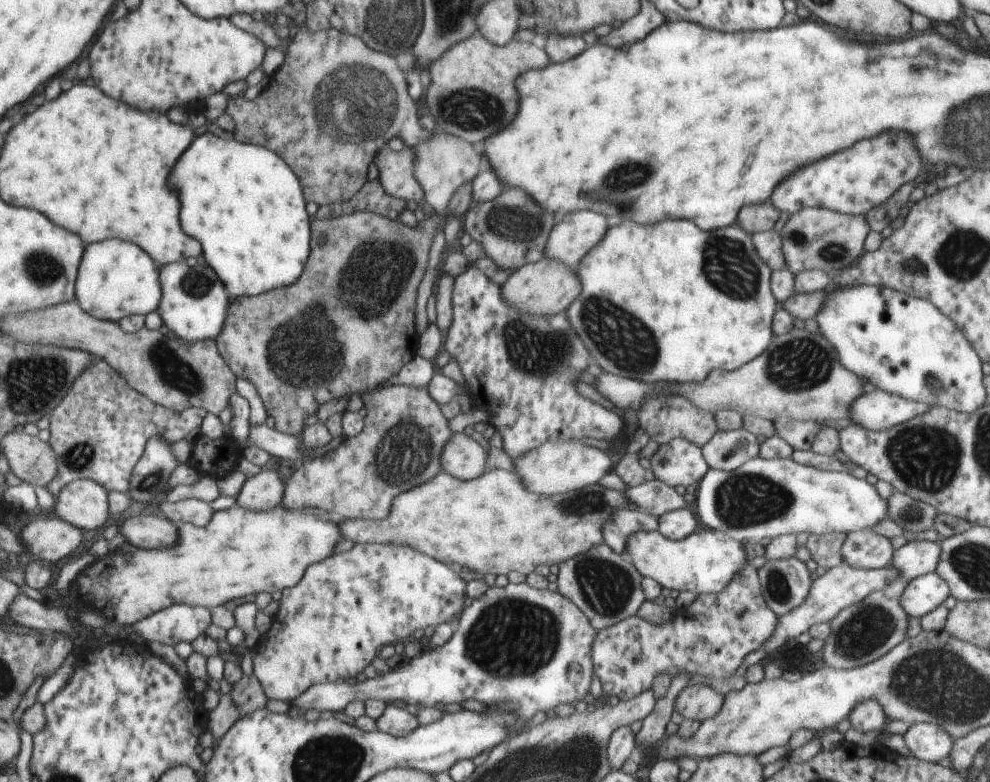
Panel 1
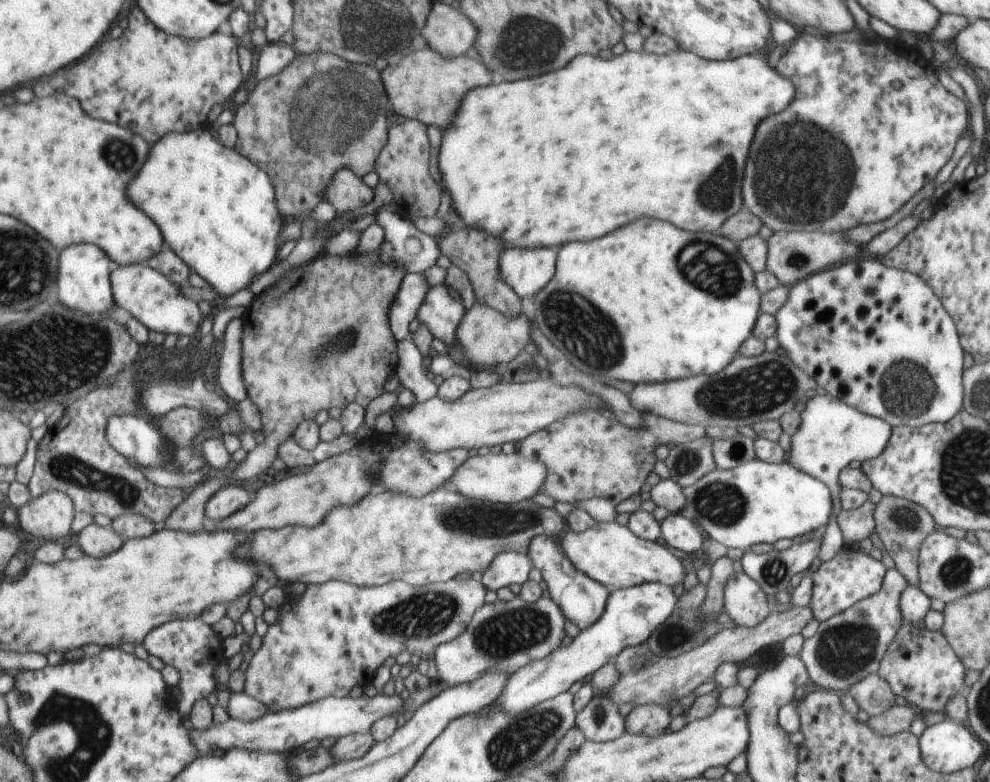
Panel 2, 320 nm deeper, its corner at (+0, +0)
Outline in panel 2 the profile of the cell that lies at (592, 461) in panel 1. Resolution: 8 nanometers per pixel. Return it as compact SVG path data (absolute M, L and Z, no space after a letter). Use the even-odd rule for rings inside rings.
M512 452L511 454L486 454L468 457L449 478L444 487L459 492L462 496L472 500L490 501L491 503L514 504L535 495L541 489L547 468L536 458L528 458Z

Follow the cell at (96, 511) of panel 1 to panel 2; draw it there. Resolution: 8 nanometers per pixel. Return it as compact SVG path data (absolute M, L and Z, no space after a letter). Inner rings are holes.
M51 491L30 499L28 504L9 513L15 525L24 532L42 538L43 541L58 541L70 534L70 526L76 513L74 500L62 491Z

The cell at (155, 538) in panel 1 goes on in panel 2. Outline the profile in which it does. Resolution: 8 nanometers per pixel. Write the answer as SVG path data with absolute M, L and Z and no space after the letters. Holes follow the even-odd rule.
M95 523L83 528L76 538L76 544L85 555L94 559L116 552L123 542L121 536L111 526L102 527Z

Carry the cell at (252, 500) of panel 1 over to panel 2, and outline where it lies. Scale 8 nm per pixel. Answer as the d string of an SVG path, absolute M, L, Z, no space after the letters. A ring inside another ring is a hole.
M226 485L209 498L205 506L205 516L210 520L221 521L232 513L242 510L249 502L246 490Z

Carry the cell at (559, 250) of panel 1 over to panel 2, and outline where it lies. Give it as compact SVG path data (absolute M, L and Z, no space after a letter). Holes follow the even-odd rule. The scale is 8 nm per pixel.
M505 248L500 254L500 276L521 299L534 296L552 280L559 248Z

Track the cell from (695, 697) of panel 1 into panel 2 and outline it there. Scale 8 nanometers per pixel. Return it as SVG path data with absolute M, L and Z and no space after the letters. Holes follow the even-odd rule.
M659 705L635 706L625 718L625 732L655 737L670 726L670 710Z

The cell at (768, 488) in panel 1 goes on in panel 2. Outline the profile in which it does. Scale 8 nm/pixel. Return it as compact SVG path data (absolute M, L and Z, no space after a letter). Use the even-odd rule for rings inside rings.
M755 458L733 469L717 468L682 490L687 500L681 512L685 517L694 521L710 540L716 540L727 548L742 548L744 551L754 544L774 544L780 538L804 536L806 532L826 526L832 512L832 498L826 485L786 462L767 463Z

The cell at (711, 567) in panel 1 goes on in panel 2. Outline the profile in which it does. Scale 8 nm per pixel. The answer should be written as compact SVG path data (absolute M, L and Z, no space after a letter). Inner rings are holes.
M623 518L594 523L594 526L584 532L576 532L568 528L562 532L557 541L561 551L568 557L577 572L603 584L610 593L649 582L659 582L673 587L685 579L683 560L676 558L667 547L664 548L656 542L632 534Z

